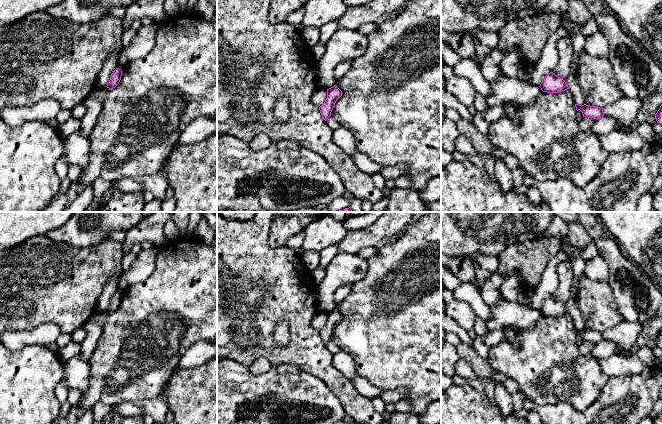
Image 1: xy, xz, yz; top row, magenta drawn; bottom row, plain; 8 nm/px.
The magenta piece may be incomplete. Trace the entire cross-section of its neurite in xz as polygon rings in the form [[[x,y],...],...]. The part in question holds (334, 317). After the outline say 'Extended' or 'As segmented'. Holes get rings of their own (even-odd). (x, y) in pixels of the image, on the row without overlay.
[[[336,309],[327,313],[327,322],[324,328],[319,331],[320,337],[325,345],[331,340],[335,327],[341,320],[342,315]]]. As segmented

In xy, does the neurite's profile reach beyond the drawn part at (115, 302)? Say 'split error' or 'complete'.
complete

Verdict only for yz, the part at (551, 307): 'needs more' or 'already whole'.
already whole

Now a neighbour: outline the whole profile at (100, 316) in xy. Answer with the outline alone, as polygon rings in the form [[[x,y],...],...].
[[[96,311],[93,315],[93,318],[96,320],[98,325],[103,328],[108,316],[109,316],[109,312],[107,311]]]

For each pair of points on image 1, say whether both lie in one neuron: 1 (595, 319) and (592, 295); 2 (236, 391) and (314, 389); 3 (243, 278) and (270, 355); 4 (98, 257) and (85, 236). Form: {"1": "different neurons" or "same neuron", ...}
{"1": "same neuron", "2": "same neuron", "3": "same neuron", "4": "different neurons"}

